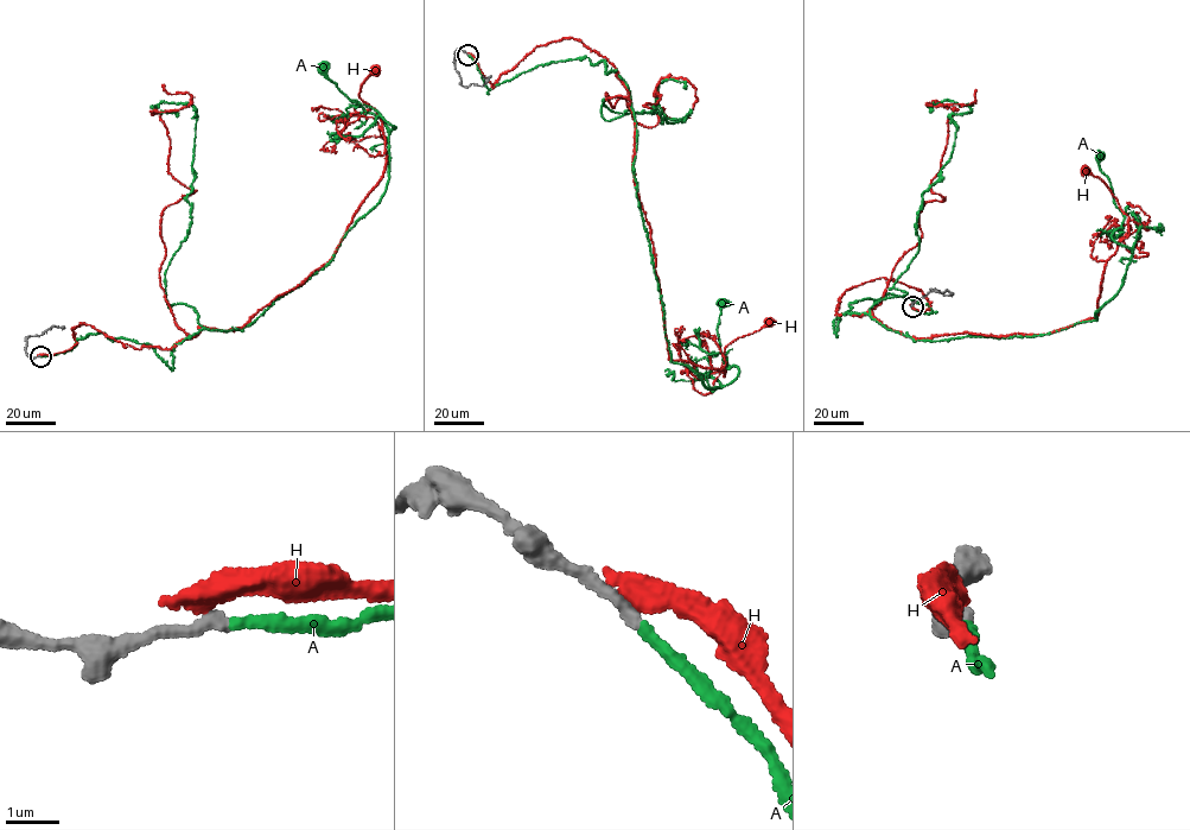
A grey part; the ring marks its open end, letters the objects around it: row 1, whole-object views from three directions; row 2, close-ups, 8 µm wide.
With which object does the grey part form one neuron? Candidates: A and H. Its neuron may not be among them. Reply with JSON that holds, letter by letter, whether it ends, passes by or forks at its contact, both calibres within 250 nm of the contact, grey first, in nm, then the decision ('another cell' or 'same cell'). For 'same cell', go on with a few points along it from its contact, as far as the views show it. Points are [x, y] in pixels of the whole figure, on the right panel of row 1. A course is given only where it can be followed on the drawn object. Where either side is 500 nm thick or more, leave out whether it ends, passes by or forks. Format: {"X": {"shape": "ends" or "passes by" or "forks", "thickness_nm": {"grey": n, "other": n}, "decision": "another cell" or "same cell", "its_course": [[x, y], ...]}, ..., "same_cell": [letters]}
{"A": {"shape": "ends", "thickness_nm": {"grey": 240, "other": 200}, "decision": "same cell", "its_course": [[911, 306], [930, 312], [861, 299], [833, 329], [846, 312], [934, 341], [1094, 321], [1132, 251], [1099, 156]]}, "H": {"shape": "ends", "thickness_nm": {"grey": 280, "other": 440}, "decision": "another cell"}, "same_cell": ["A"]}

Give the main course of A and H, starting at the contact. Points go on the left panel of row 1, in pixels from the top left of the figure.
A: (40, 356), (100, 333), (172, 369), (173, 346), (242, 328), (330, 263), (382, 195), (395, 127), (322, 68)
H: (39, 355), (84, 323), (139, 349), (235, 329), (329, 261), (384, 165), (360, 95), (375, 69)

